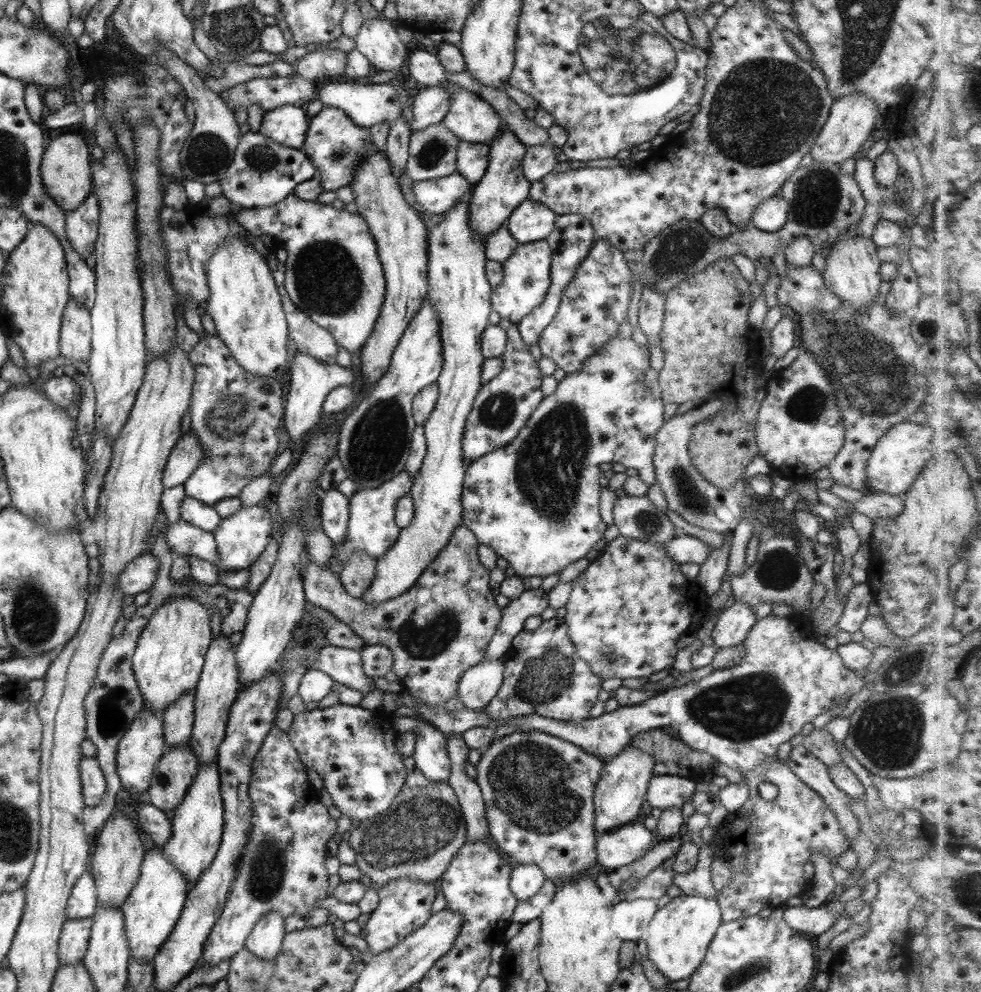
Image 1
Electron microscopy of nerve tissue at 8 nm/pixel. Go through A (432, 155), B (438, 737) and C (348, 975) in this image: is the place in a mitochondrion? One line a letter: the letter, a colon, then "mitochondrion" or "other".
A: mitochondrion
B: other
C: other

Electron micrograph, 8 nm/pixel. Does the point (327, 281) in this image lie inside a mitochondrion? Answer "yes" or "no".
yes

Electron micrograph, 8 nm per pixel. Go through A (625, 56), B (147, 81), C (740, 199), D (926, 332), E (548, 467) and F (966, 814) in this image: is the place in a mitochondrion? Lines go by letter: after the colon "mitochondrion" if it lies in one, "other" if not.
A: mitochondrion
B: mitochondrion
C: other
D: mitochondrion
E: mitochondrion
F: other

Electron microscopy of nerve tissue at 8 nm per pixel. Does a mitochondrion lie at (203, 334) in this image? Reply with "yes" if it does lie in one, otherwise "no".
no

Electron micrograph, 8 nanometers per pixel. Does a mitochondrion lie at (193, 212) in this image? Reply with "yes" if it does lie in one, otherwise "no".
no

